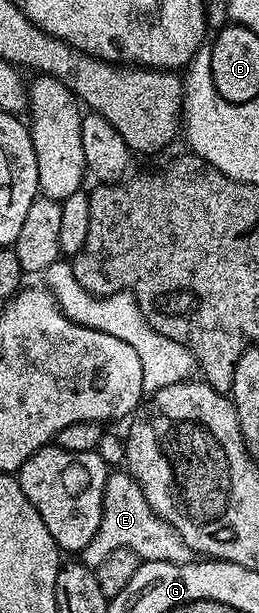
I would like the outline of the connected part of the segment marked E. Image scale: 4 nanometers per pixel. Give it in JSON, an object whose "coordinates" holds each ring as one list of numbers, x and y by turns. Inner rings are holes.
{"coordinates":[[113,470,110,471,105,483,101,525,92,542,79,553,79,560,80,563,96,570,103,562,103,558,107,558,107,554,120,548,131,550,143,562,154,560,184,564,187,560,187,549,179,530,175,530,175,526,171,526,166,520,154,514,147,498,143,498,143,490,128,471]]}

